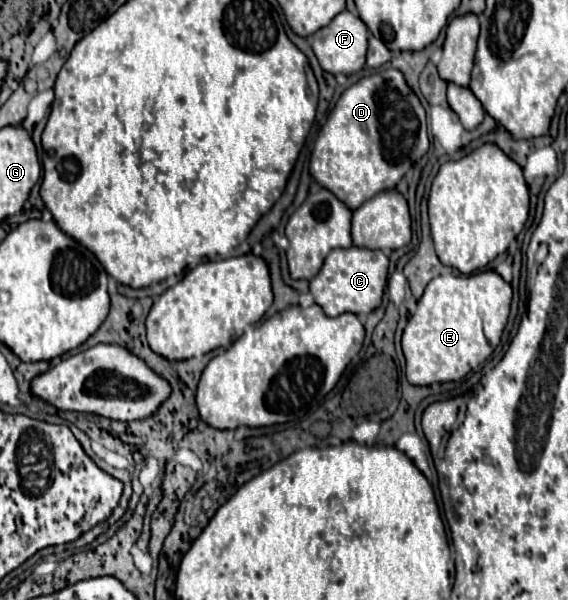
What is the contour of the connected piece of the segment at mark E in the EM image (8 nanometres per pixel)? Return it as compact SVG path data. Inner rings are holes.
M495 271L439 275L429 281L401 337L411 385L457 381L485 361L499 345L509 317L511 285Z

